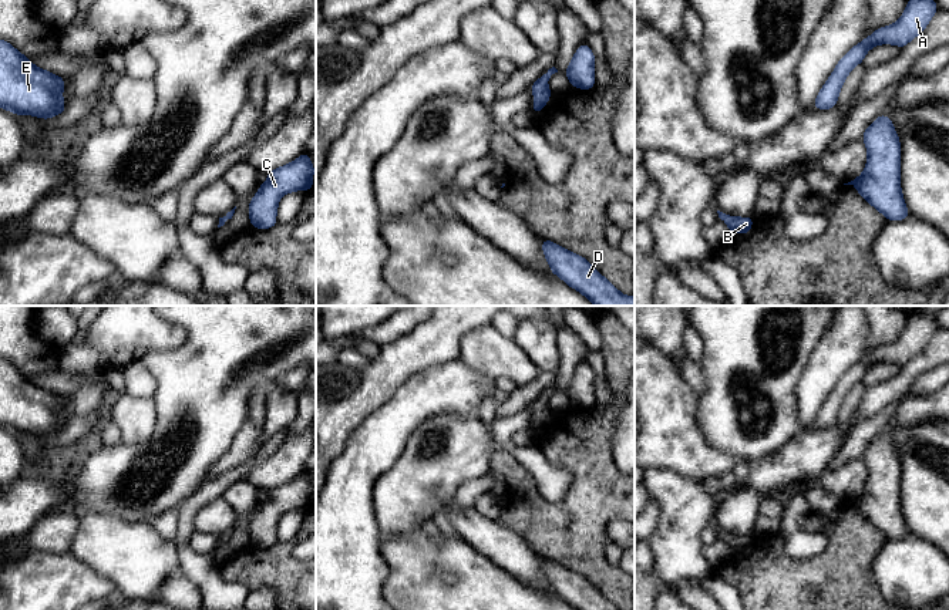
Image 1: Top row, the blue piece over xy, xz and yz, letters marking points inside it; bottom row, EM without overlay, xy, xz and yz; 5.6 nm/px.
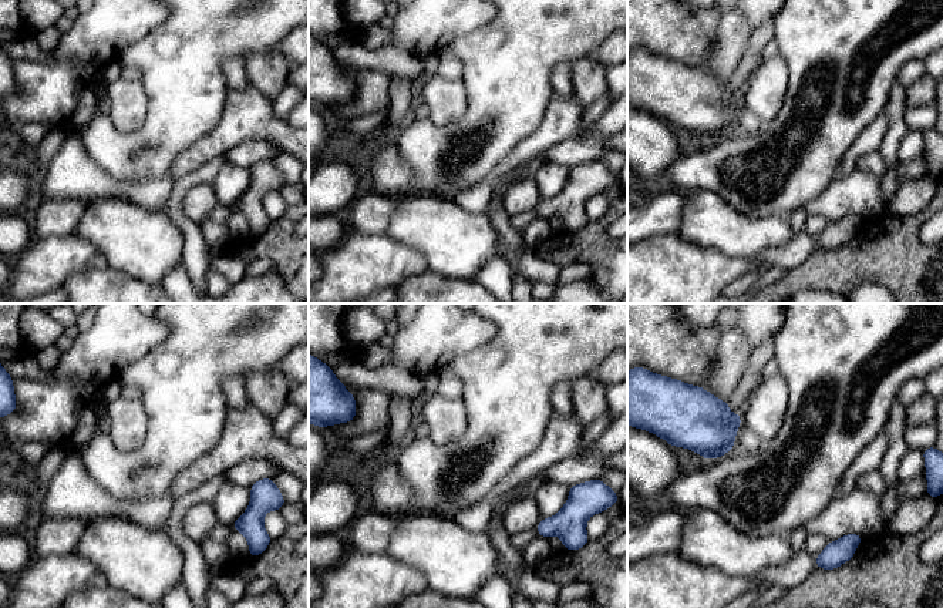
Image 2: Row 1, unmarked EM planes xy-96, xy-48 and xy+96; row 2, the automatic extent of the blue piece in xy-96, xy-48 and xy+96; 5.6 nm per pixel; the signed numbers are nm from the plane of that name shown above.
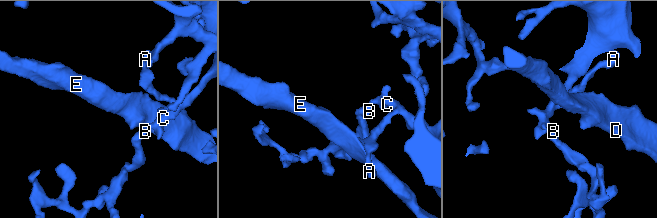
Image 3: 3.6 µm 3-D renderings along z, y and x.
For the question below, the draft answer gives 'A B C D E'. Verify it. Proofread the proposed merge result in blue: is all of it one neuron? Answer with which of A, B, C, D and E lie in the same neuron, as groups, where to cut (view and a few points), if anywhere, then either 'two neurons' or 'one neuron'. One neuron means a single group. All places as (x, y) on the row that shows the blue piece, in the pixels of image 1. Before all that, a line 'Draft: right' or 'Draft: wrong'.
Draft: right
A B C D E | no cut | one neuron

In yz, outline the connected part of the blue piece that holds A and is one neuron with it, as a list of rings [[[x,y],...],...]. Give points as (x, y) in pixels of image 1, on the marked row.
[[[908,0],[902,17],[895,24],[875,30],[868,38],[864,38],[842,55],[835,70],[818,92],[812,108],[834,108],[838,102],[838,94],[847,75],[855,65],[864,61],[868,50],[878,44],[895,44],[903,48],[925,30],[936,10],[938,6],[935,0]]]

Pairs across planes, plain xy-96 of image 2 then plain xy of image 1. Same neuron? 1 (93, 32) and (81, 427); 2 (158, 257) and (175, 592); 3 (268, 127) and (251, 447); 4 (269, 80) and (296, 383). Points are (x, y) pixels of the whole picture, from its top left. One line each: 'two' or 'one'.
1: two
2: two
3: one
4: two

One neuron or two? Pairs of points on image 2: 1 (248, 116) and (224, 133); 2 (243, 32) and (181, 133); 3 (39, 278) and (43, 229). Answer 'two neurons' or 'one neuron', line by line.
1: one neuron
2: one neuron
3: two neurons

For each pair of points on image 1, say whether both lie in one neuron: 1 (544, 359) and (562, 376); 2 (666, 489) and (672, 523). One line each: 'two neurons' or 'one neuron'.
1: two neurons
2: one neuron

